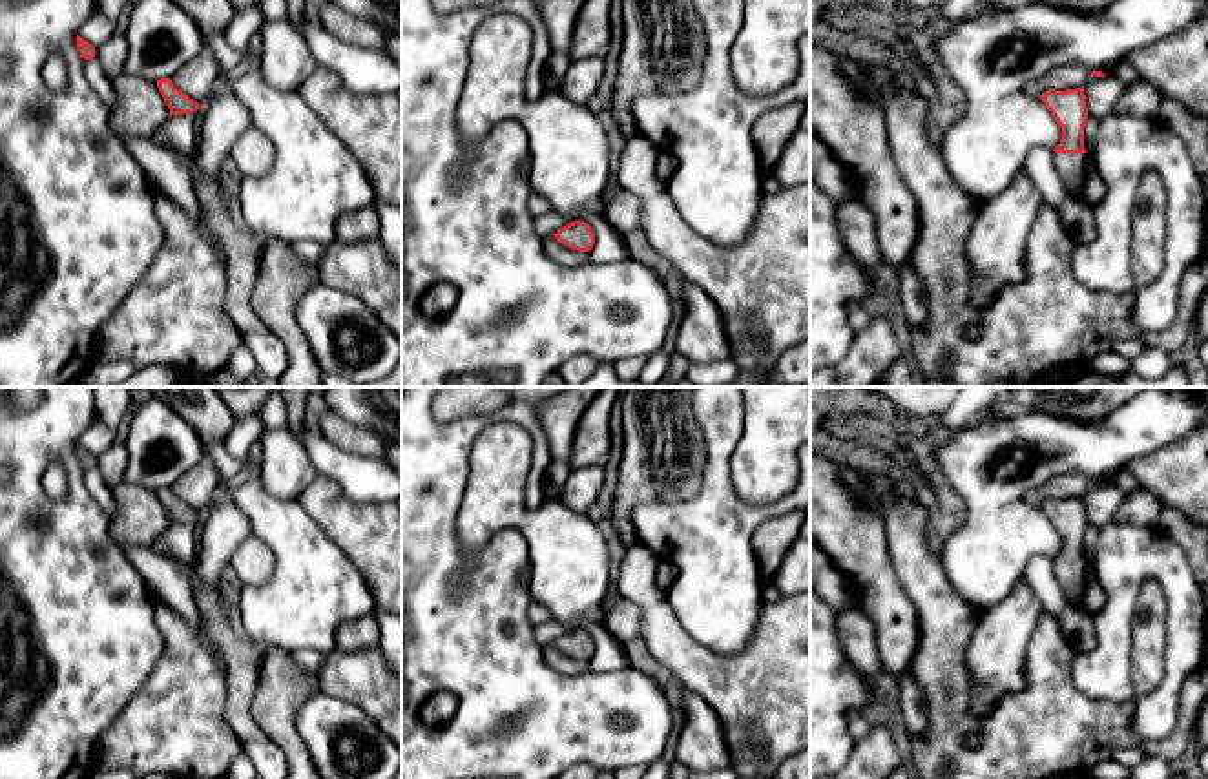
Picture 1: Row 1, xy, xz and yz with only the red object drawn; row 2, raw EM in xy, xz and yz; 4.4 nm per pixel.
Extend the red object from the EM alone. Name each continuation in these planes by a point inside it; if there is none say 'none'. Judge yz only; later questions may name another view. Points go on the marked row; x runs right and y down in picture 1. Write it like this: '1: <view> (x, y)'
1: yz (1070, 166)

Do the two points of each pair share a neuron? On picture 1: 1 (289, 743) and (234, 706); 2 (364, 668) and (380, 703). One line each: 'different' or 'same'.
1: different
2: same

